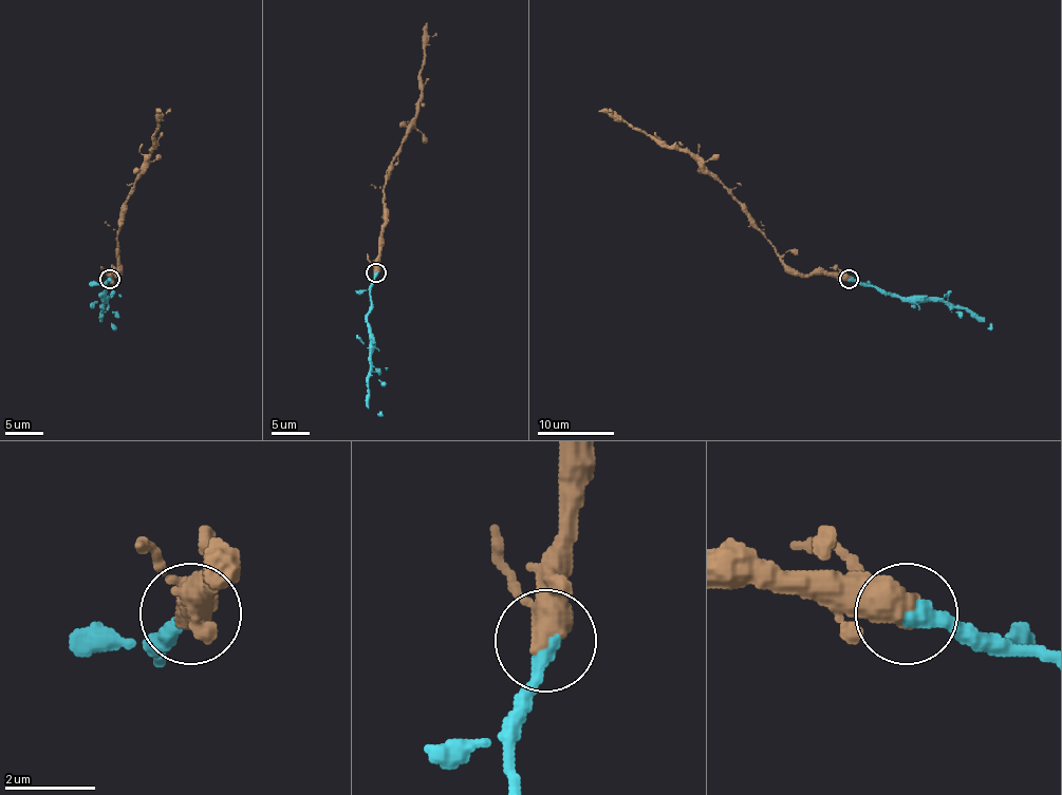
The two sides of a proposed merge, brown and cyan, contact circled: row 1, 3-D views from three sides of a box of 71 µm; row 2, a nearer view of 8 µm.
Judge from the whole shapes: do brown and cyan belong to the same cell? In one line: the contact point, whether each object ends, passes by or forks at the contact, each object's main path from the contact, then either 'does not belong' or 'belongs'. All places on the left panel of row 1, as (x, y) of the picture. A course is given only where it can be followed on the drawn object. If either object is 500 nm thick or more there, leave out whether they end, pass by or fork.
at (109, 279); brown passes by; cyan ends there; brown runs (109, 280), (118, 271), (116, 235), (120, 207), (140, 176), (140, 168), (155, 147), (153, 134), (161, 111); cyan runs (109, 280), (101, 295), (101, 322), (116, 329); belongs

